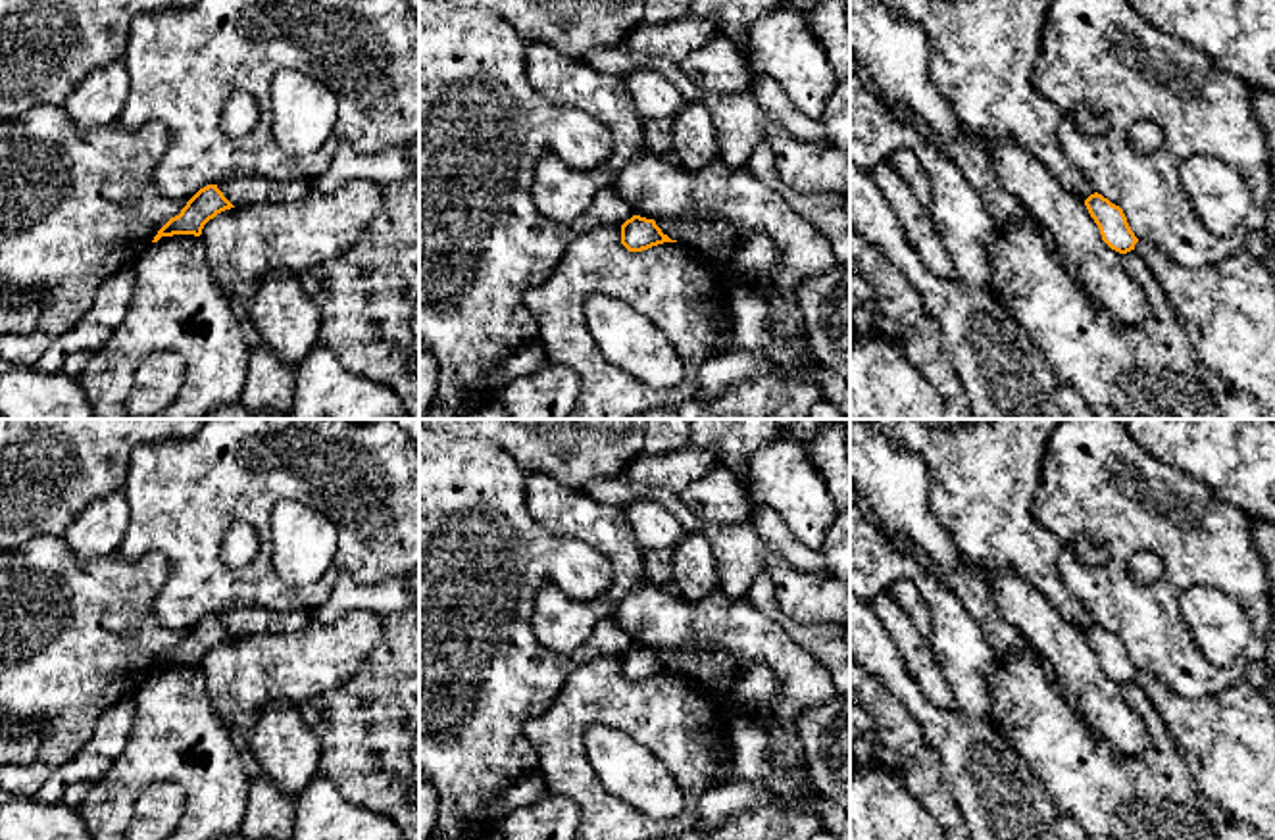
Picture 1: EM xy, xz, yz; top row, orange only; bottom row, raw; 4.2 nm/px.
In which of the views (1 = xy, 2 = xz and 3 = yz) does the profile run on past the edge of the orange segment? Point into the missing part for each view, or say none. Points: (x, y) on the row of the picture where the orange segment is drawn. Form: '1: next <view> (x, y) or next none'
1: next none
2: next none
3: next none

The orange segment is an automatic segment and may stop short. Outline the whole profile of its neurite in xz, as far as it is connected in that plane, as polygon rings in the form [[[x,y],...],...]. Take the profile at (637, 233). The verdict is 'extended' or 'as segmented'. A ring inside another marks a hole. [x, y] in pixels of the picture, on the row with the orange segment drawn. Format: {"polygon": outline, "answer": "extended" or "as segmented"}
{"polygon": [[[633,215],[621,225],[621,244],[629,252],[642,252],[663,242],[677,240],[671,240],[667,235],[663,235],[654,219]]], "answer": "as segmented"}

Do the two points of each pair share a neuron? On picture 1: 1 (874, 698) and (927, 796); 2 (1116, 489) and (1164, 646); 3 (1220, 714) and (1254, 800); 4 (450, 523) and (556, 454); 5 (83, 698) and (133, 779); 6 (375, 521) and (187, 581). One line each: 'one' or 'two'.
1: one
2: one
3: one
4: two
5: two
6: one

